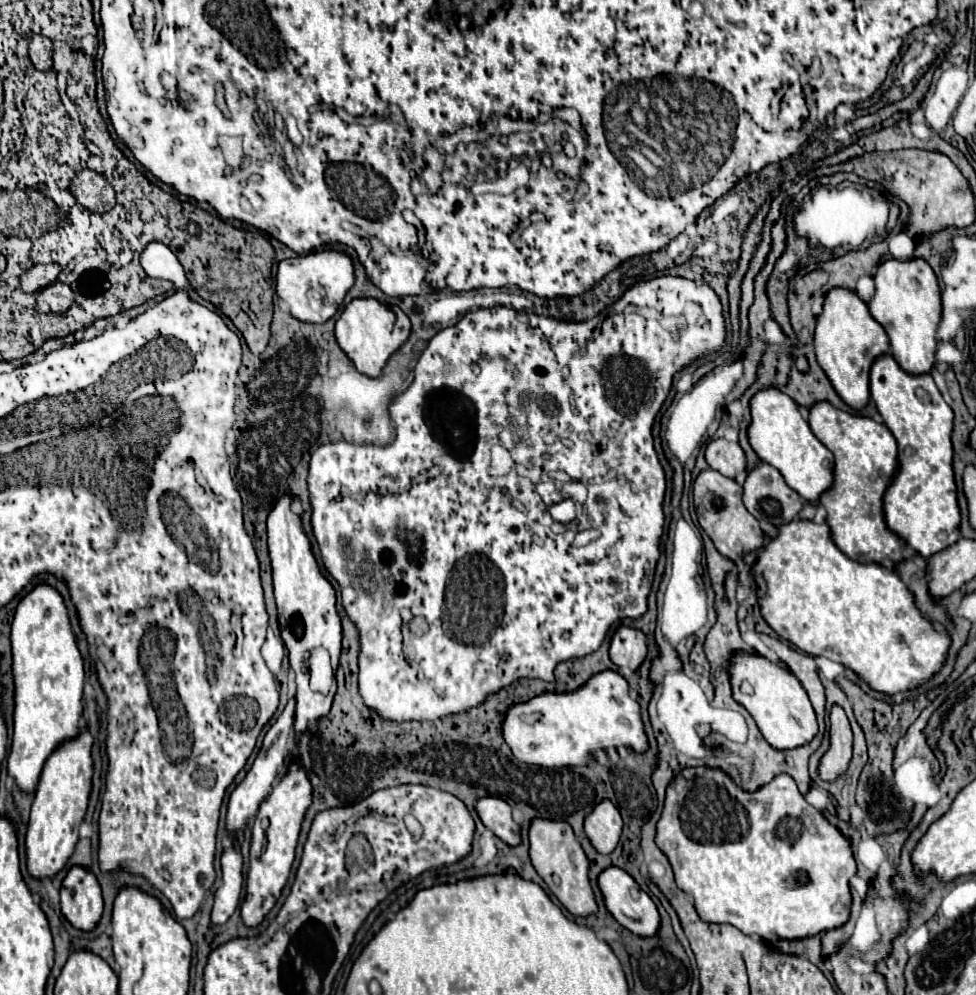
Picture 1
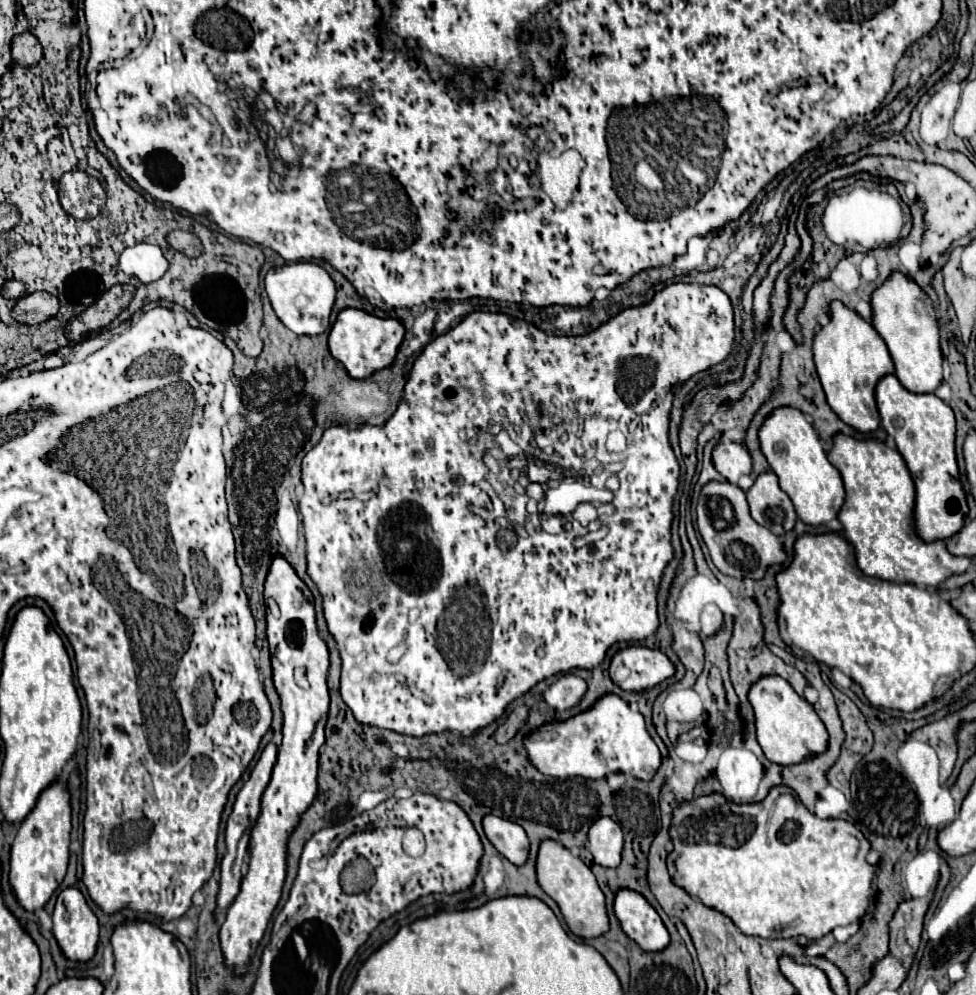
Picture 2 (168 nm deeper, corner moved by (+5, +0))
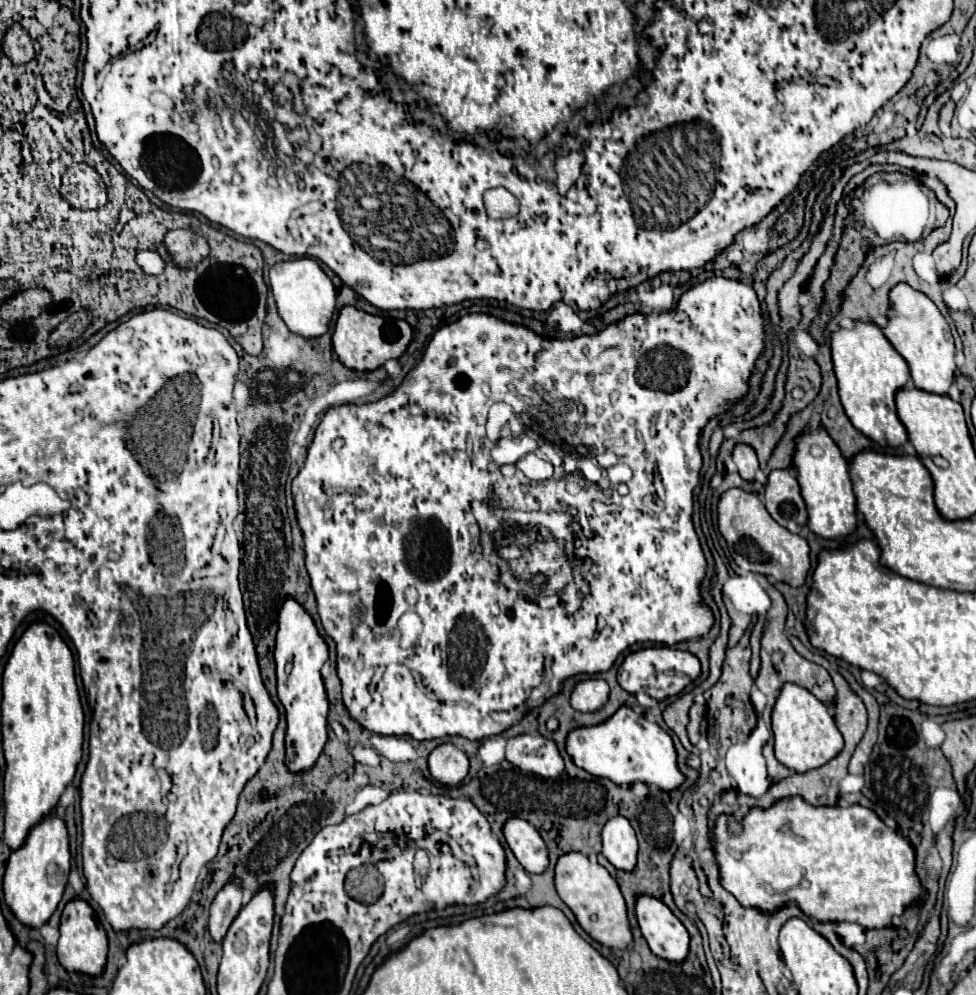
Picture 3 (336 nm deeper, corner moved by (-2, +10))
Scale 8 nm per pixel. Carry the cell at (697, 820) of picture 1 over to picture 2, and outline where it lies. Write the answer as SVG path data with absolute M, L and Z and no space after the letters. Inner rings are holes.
M787 787L773 789L761 803L753 803L753 805L735 805L735 803L727 801L721 795L699 797L699 799L691 799L691 801L683 803L681 807L675 809L673 825L669 829L671 841L673 841L673 851L669 853L669 859L667 859L669 875L673 877L673 861L675 861L675 879L673 881L679 887L685 887L685 891L689 891L689 895L699 897L707 907L713 907L713 909L729 915L729 919L733 919L733 923L745 935L757 935L757 937L765 937L765 939L779 939L779 937L801 935L805 939L819 939L819 937L831 933L837 925L851 925L851 923L861 921L867 915L867 911L869 911L869 905L877 897L877 889L875 889L877 865L871 865L867 861L867 855L869 855L869 849L871 849L869 841L849 821L843 821L843 819L819 819L817 815L809 813L805 805L803 805L803 813L799 811L799 807L801 807L799 799L795 795L789 795Z

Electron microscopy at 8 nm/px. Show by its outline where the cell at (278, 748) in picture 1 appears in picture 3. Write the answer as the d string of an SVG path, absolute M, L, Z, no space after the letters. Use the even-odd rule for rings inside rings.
M232 877L232 881L228 881L228 885L224 885L224 889L218 891L218 895L214 897L214 901L210 905L208 929L218 943L226 935L226 931L228 931L230 923L234 921L234 917L238 915L240 907L242 907L240 877Z

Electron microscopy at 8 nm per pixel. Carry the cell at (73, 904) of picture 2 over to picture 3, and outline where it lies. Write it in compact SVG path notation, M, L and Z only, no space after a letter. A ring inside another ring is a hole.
M74 897L66 903L60 919L60 941L58 941L58 961L68 971L82 971L88 975L100 975L106 965L106 953L108 953L108 937L98 921L96 911L90 907L90 903L82 897Z

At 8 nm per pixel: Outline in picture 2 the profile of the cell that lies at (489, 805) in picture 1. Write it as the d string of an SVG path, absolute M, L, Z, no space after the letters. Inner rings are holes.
M487 815L483 819L483 829L487 839L505 859L509 859L513 865L525 865L529 857L529 839L521 825L495 815Z

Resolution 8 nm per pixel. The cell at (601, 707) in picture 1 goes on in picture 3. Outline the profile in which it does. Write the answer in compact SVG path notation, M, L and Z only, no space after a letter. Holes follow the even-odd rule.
M622 705L612 717L598 725L572 729L566 737L566 753L580 769L594 777L606 777L618 785L642 781L664 791L672 791L684 781L684 775L676 765L676 749L670 735L662 731L658 723L650 723L628 705Z

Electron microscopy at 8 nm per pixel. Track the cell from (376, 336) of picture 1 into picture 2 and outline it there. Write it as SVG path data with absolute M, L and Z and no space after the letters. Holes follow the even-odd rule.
M343 309L331 327L329 351L333 359L343 363L343 367L353 379L365 379L393 363L397 349L403 341L403 335L405 329L397 319L379 319L359 309Z

